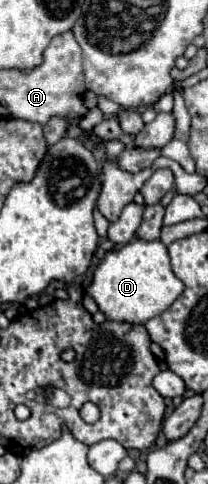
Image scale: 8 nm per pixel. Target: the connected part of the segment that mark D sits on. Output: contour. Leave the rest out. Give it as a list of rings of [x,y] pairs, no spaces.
[[[133,238],[129,244],[107,252],[93,274],[93,284],[87,292],[95,298],[99,310],[115,322],[145,324],[165,312],[185,290],[183,282],[173,274],[167,246],[161,240]]]

